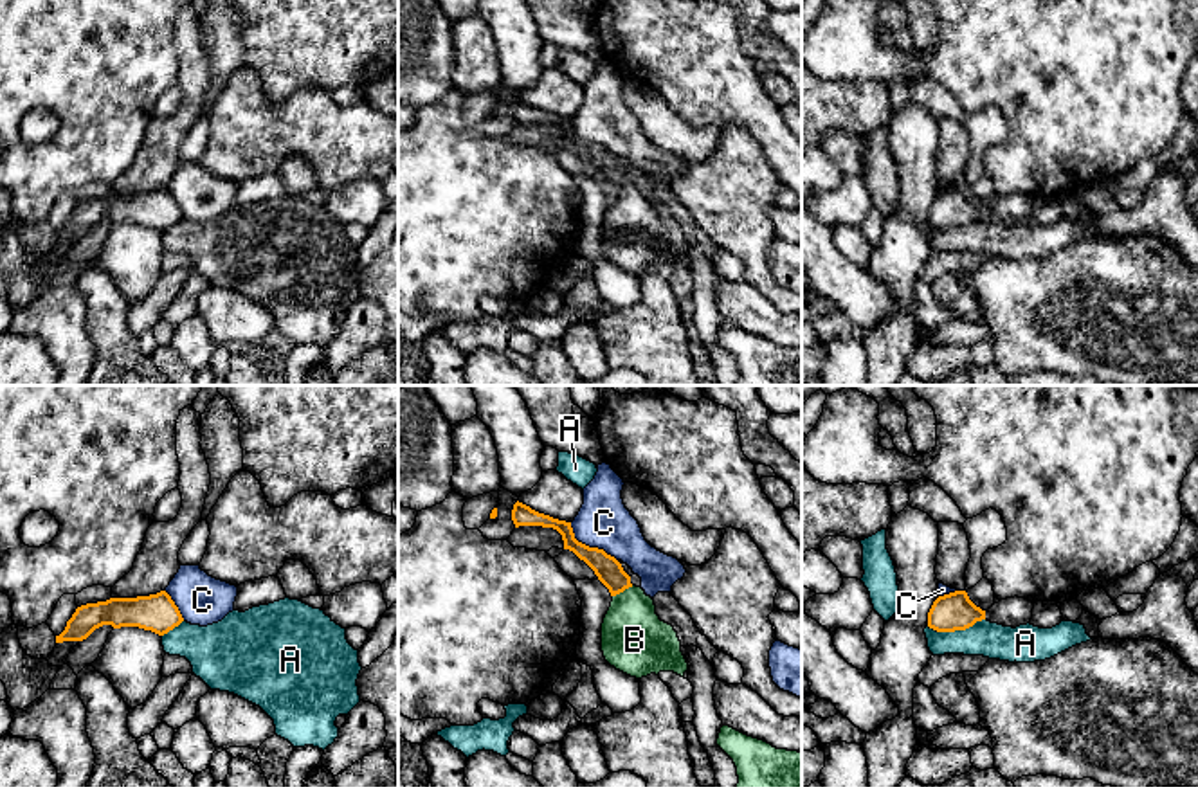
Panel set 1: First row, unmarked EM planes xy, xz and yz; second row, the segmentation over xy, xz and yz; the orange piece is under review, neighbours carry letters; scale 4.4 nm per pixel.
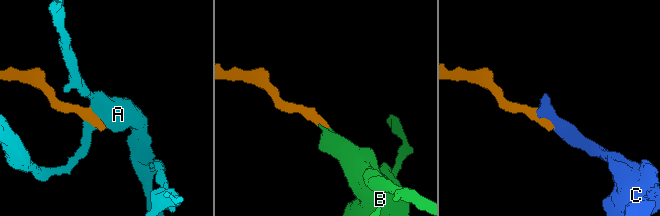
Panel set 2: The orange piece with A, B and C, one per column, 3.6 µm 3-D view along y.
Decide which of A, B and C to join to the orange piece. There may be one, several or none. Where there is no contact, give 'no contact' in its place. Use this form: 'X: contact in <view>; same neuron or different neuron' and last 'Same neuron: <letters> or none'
A: contact in yz; different neuron
B: contact in xz; same neuron
C: contact in xz; different neuron
Same neuron: B

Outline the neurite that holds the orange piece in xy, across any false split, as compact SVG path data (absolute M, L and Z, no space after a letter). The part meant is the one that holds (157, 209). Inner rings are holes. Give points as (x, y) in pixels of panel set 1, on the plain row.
M166 187L137 194L110 194L76 205L56 240L83 238L103 222L139 223L159 232L168 231L184 218L178 204Z

